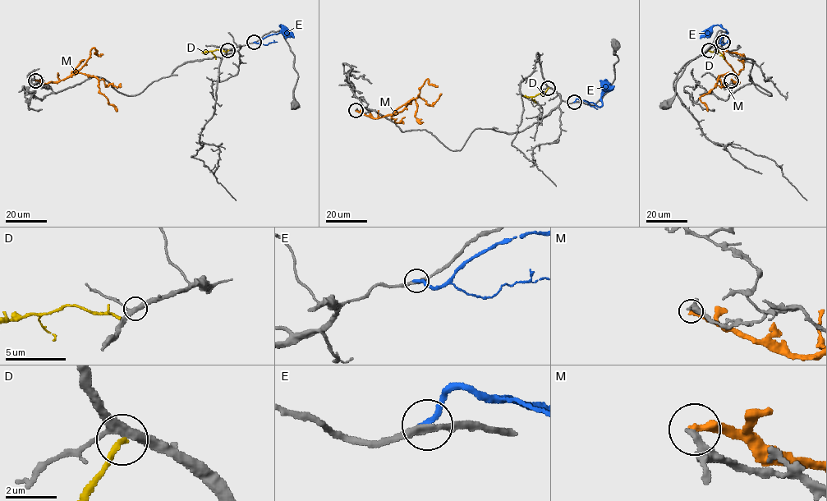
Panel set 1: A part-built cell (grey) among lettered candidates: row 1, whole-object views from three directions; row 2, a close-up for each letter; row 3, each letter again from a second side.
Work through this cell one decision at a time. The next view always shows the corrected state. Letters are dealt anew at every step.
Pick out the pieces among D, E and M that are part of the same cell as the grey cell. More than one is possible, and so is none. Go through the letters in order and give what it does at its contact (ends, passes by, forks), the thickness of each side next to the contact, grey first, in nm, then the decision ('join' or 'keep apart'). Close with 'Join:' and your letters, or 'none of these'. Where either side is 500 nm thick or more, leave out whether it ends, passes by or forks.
D: it ends there; 320 nm thick on the grey side, 220 nm on the other; keep apart
E: it ends there; 240 nm thick on the grey side, 240 nm on the other; keep apart
M: it ends there; 320 nm thick on the grey side, 360 nm on the other; keep apart
Join: none of these

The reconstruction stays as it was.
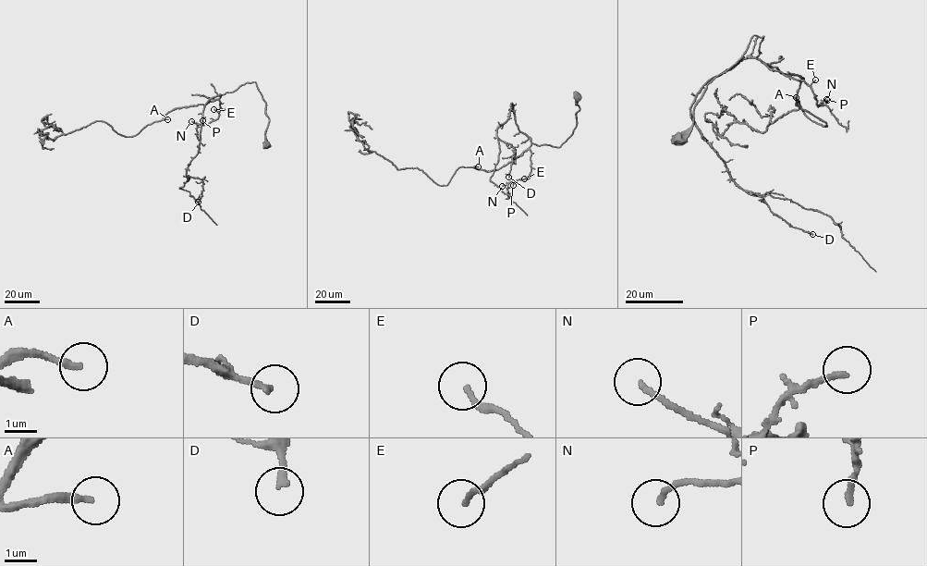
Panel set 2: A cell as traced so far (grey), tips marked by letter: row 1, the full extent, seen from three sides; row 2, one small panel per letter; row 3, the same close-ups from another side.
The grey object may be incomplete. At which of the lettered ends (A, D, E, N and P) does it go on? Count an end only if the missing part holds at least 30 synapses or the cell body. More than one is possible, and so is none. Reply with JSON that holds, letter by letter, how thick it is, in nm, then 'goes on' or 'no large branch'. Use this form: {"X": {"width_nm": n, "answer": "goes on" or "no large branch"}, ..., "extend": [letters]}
{"A": {"width_nm": 200, "answer": "goes on"}, "D": {"width_nm": 190, "answer": "no large branch"}, "E": {"width_nm": 170, "answer": "no large branch"}, "N": {"width_nm": 170, "answer": "no large branch"}, "P": {"width_nm": 180, "answer": "no large branch"}, "extend": ["A"]}

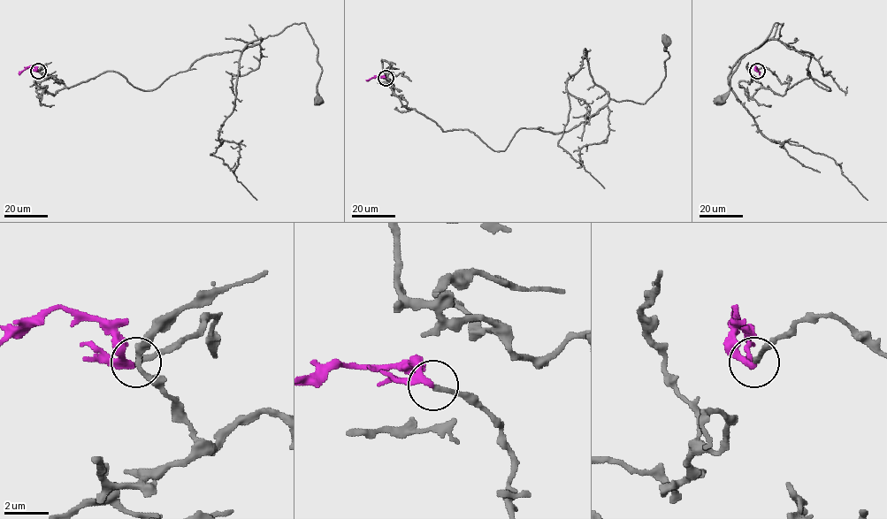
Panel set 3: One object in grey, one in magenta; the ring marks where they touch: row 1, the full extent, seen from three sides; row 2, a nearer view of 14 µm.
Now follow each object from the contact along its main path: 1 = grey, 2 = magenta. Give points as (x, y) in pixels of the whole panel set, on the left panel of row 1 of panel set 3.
1: (38, 71), (70, 87), (113, 71), (154, 90), (204, 56), (303, 22), (321, 68), (317, 102)
2: (38, 71), (29, 65), (18, 73)

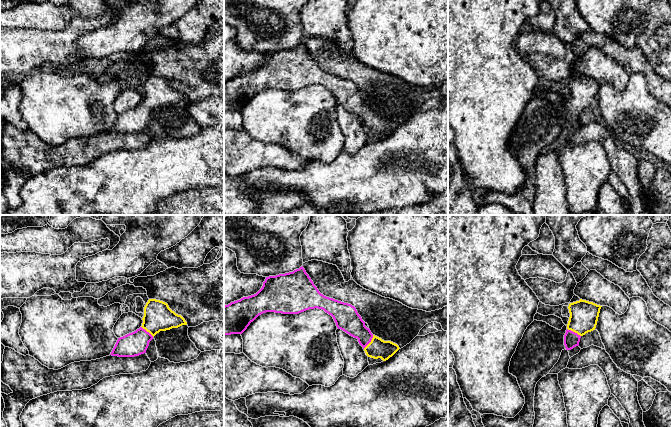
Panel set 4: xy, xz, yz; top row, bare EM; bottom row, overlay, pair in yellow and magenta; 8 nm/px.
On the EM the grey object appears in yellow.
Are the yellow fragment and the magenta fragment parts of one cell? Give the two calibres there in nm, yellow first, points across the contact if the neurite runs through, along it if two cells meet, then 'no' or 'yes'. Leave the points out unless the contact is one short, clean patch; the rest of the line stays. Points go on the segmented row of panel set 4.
calibres 160 and 190 nm; way xz (377, 348), (370, 342), (348, 320); yes

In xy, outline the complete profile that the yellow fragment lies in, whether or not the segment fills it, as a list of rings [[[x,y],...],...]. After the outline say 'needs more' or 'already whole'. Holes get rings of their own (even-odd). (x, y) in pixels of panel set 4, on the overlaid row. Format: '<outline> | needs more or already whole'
[[[149,299],[144,307],[142,326],[136,331],[118,338],[110,355],[135,357],[146,353],[149,342],[160,331],[187,325],[185,319],[172,311],[168,304]]] | needs more

